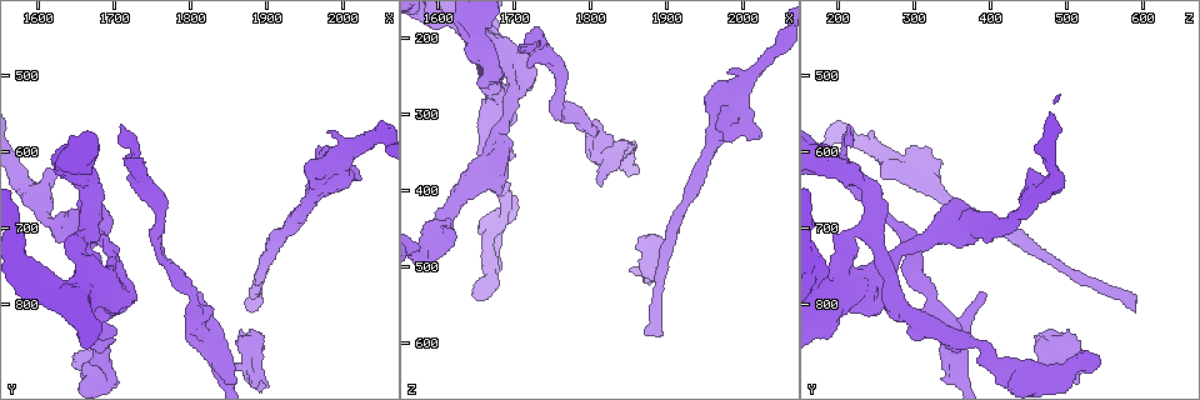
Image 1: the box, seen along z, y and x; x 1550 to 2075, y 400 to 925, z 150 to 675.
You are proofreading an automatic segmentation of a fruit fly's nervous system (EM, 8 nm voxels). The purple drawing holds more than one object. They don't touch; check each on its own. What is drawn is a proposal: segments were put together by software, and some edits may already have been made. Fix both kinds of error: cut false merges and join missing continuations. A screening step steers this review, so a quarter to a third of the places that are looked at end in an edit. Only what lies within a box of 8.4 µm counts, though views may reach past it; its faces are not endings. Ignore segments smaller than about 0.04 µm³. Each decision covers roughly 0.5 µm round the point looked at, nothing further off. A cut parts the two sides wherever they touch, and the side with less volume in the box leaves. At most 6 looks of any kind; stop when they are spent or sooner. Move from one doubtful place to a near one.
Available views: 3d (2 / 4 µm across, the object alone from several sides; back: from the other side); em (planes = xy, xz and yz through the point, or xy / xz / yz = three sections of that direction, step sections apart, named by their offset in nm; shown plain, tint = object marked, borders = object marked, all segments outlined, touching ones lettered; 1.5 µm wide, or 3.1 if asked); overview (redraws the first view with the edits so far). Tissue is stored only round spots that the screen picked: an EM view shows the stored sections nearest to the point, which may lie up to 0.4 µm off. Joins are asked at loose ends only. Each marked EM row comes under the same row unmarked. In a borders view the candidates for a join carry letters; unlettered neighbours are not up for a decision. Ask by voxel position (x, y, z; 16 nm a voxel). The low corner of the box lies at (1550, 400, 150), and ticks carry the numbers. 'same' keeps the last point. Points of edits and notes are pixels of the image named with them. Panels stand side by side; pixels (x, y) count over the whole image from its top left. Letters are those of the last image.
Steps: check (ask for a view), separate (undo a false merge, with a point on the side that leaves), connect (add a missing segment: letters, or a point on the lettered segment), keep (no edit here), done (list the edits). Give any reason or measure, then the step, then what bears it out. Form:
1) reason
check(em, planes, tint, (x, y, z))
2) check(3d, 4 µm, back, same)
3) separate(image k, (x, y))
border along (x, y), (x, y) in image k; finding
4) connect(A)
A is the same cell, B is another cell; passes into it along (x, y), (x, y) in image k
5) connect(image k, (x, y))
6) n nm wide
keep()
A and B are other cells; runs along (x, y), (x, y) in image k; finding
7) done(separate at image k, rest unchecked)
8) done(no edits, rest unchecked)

end of a long branch
check(3d, 2 µm, back, (1710, 565, 215))

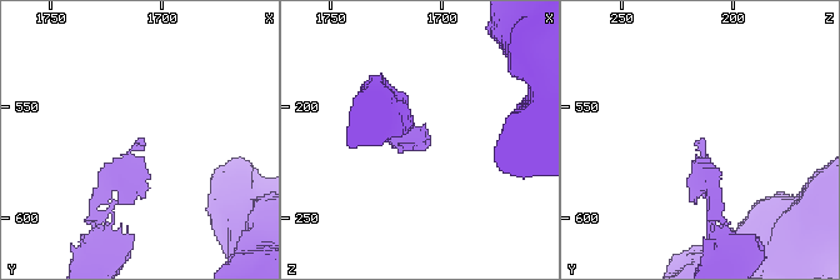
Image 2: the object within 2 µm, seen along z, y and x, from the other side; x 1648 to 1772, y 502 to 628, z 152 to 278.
check(em, planes, tint, (1710, 567, 217))

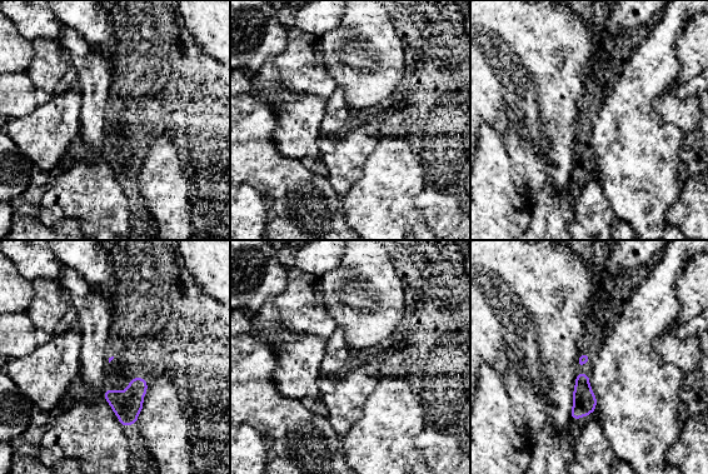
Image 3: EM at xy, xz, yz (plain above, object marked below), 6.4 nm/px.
check(em, planes, borders, same)

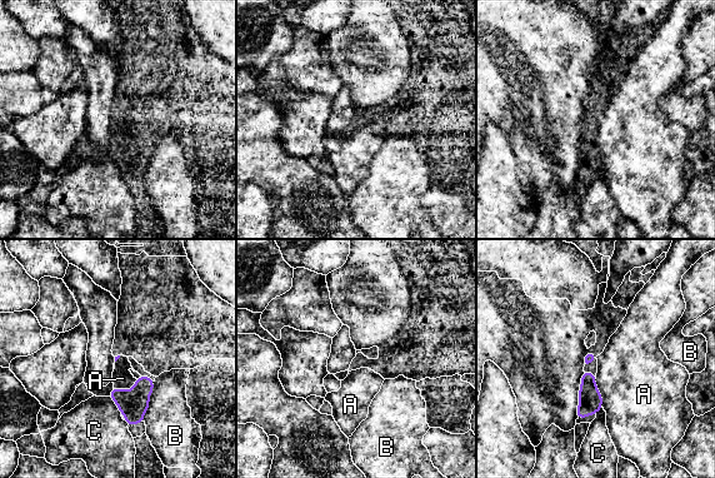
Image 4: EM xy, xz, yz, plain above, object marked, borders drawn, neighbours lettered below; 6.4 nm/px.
keep()
A, B and C are other cells; border along (594, 379), (601, 396), (603, 407) in image 4; none of them fits

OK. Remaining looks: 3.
check(em, planes, borders, (1975, 640, 315))

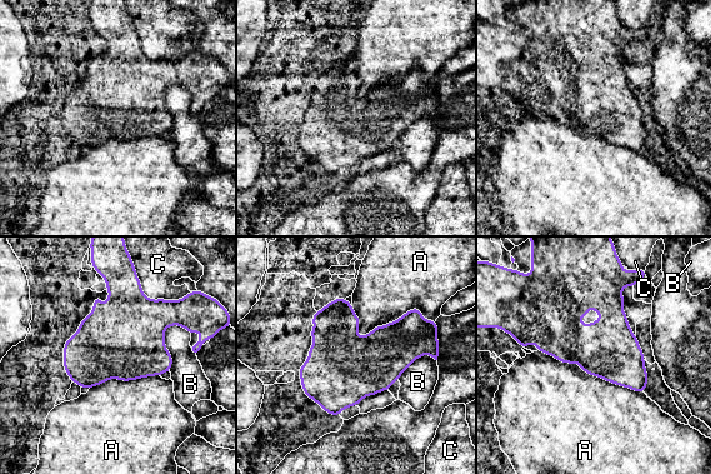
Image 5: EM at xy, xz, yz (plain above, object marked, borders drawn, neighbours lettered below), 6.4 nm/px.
A touches over 550 nm
keep()
A, B and C are other cells; border along (350, 304), (434, 319) in image 5; continuous, no second neuron

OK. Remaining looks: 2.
an open end
check(em, planes, tint, (1810, 785, 390))

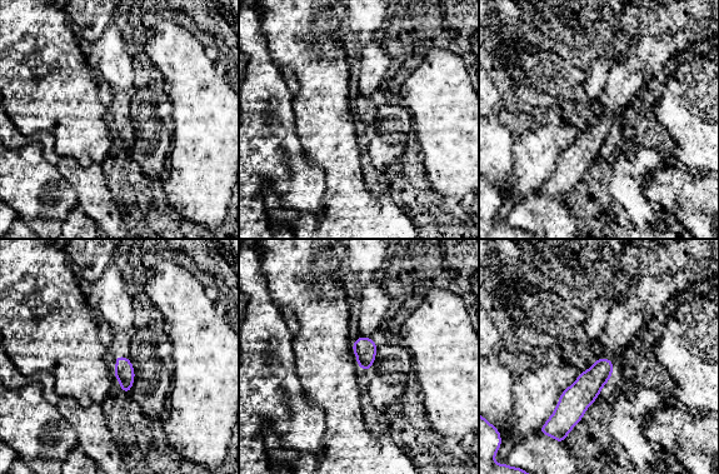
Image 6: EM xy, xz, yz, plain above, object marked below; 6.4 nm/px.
see the neighbours
check(em, planes, borders, same)

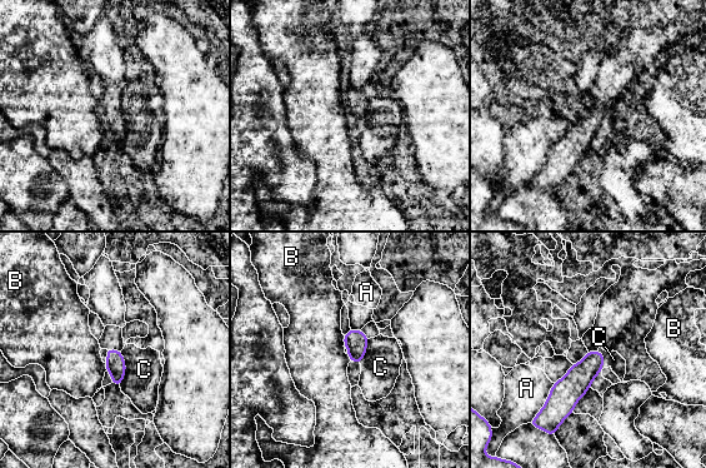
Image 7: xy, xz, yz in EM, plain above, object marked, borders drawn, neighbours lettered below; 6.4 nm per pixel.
C touches over 260 nm
keep()
A, B and C are other cells; border along (599, 349), (604, 366), (590, 387) in image 7; none of them fits

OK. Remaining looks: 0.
done(no edits, rest unchecked)

